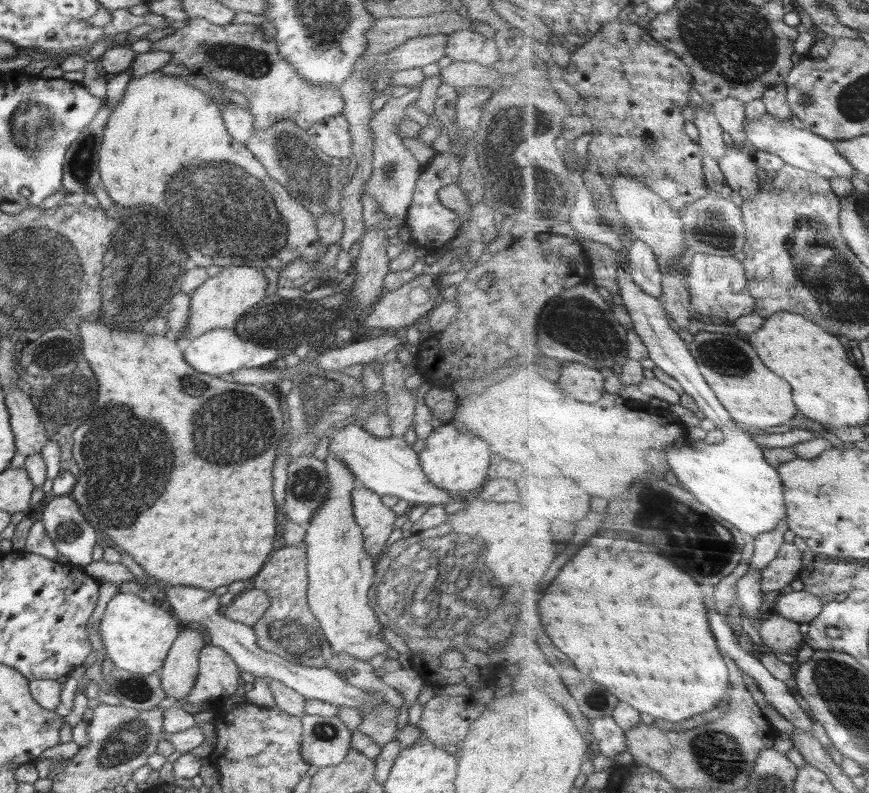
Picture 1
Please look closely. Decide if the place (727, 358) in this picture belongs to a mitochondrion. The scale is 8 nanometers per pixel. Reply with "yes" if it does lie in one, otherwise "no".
yes

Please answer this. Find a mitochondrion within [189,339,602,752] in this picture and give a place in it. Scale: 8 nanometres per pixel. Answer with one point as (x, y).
(439, 584)

